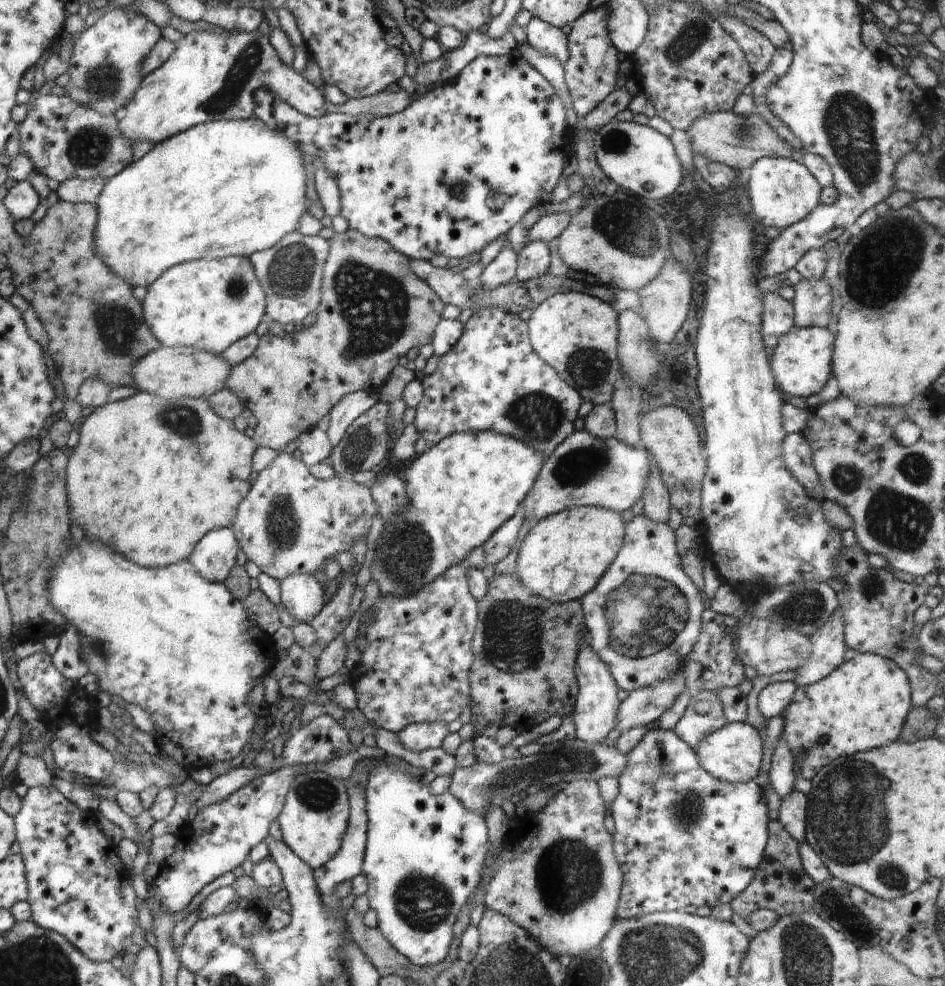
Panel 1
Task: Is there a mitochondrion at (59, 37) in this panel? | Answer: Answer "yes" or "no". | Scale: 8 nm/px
no

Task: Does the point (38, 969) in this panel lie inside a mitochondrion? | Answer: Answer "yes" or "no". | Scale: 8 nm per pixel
yes

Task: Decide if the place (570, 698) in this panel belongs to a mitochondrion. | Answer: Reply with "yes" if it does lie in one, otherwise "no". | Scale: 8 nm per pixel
no

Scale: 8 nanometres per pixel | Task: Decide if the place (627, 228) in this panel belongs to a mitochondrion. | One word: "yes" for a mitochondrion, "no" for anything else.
yes

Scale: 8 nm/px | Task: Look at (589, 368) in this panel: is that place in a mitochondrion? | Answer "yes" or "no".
yes

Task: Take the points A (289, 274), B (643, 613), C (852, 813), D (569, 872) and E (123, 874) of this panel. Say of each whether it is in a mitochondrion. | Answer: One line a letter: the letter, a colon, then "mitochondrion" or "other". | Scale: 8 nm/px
A: mitochondrion
B: mitochondrion
C: mitochondrion
D: mitochondrion
E: other

